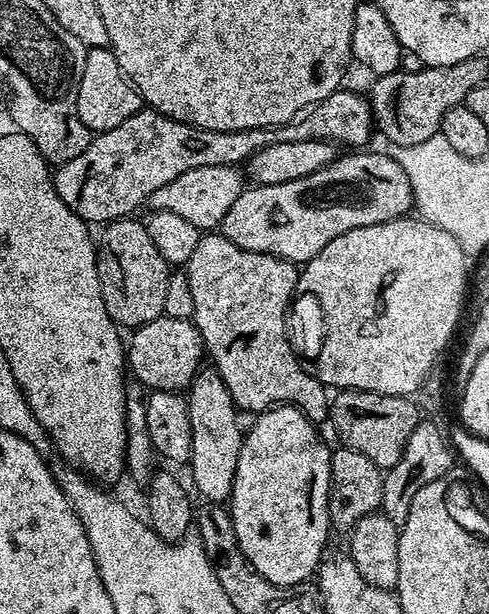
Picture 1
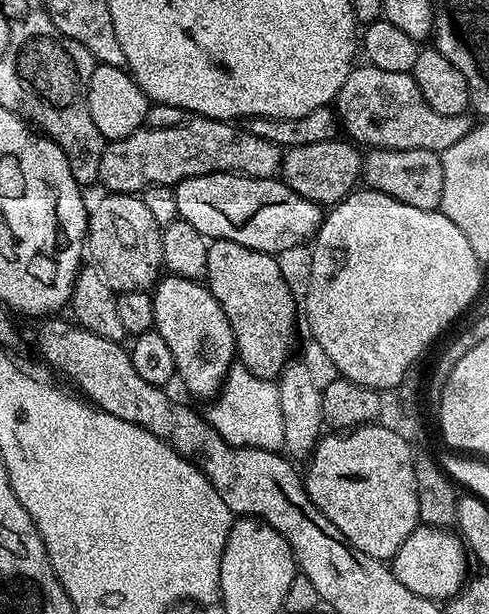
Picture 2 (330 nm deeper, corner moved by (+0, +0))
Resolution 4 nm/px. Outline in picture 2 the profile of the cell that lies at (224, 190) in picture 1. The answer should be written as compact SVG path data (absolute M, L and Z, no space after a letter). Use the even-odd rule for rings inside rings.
M333 138L314 142L314 146L287 149L282 156L279 175L290 186L290 190L302 194L302 198L310 198L321 206L331 206L340 203L361 183L363 170L361 149L347 139Z

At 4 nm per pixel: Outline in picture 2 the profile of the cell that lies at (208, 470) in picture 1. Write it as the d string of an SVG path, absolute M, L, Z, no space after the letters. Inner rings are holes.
M171 274L161 275L151 293L154 331L162 334L170 354L174 354L179 383L184 383L192 396L215 397L237 359L234 334L226 314L222 314L222 306L218 306L212 291L201 281Z

